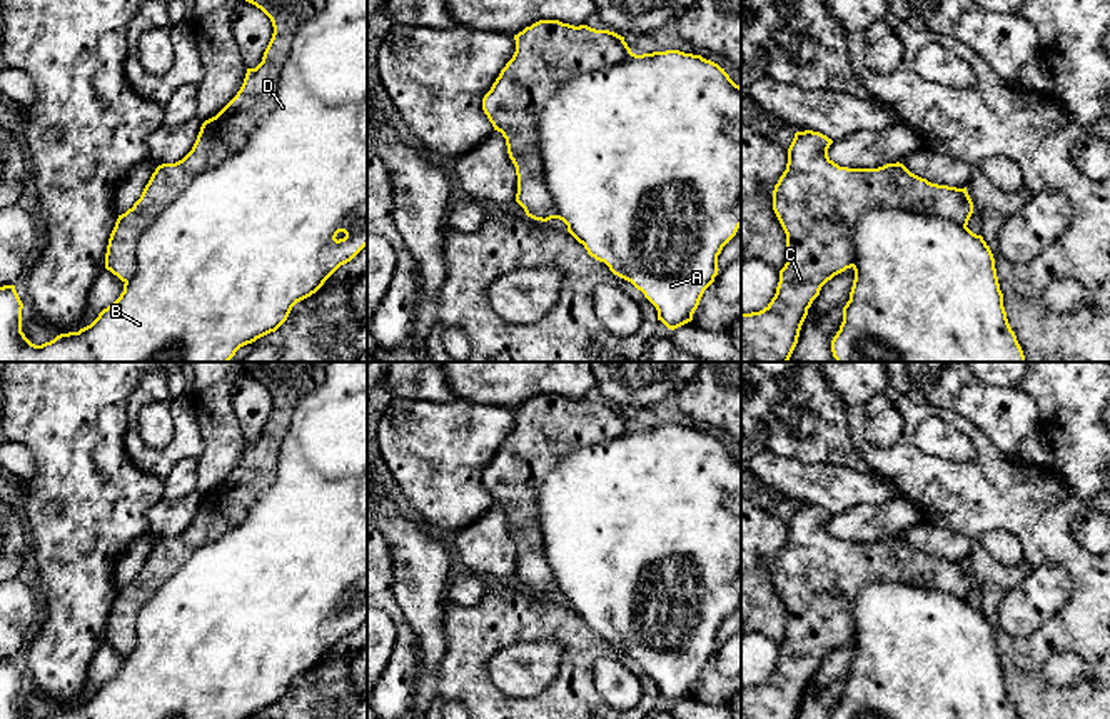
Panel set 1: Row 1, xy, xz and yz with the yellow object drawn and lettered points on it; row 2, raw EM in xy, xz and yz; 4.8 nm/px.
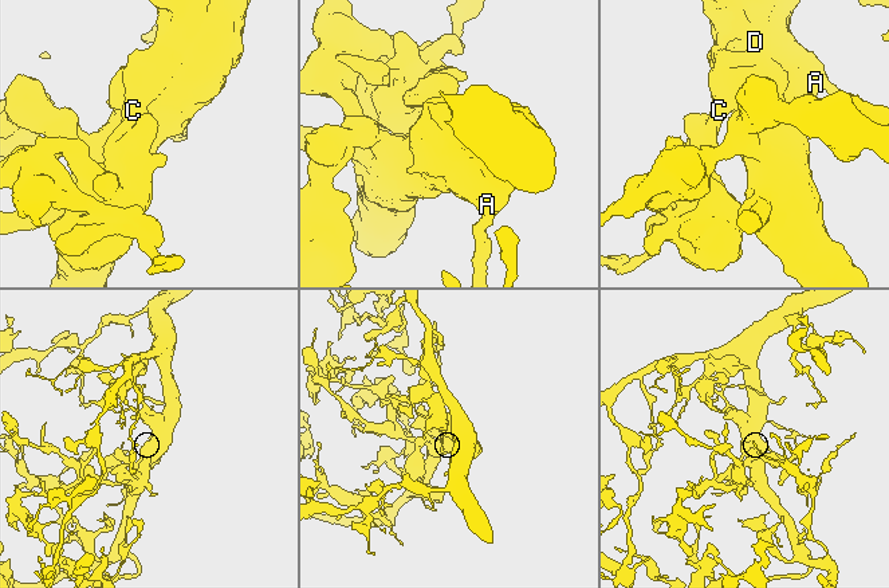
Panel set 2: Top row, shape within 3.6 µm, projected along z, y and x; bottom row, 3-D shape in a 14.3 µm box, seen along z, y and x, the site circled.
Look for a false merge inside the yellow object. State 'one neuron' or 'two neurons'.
two neurons

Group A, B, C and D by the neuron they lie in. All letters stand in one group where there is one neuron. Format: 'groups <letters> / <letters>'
groups A B D / C

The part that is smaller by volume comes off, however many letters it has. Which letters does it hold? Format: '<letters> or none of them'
C

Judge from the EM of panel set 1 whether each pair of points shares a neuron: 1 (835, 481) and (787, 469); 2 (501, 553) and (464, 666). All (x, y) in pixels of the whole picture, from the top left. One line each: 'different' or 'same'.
1: same
2: different

